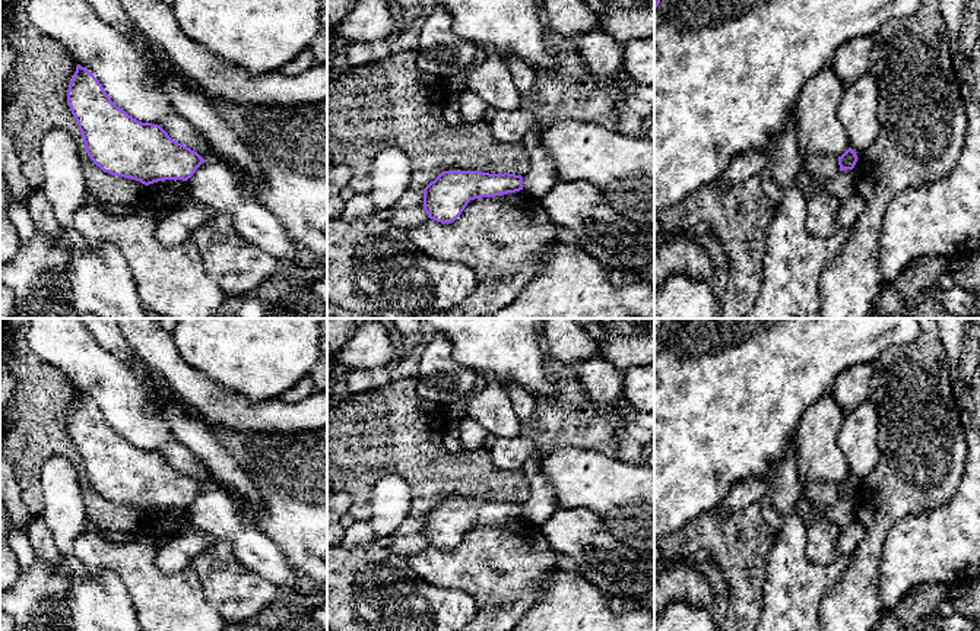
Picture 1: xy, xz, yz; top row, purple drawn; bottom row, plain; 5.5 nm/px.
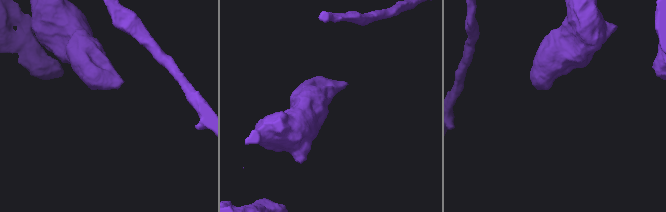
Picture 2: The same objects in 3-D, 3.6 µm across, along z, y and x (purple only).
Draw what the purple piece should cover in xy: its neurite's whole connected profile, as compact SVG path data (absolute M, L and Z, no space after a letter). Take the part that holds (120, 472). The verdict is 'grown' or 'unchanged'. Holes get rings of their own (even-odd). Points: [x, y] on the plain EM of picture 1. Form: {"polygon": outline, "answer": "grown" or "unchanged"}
{"polygon": "M77 391L67 431L85 469L85 479L104 500L145 513L187 508L204 486L172 467L158 451L142 450L117 434L99 408Z", "answer": "unchanged"}

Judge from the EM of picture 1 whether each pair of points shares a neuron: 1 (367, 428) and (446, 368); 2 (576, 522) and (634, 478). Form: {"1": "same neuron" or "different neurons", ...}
{"1": "different neurons", "2": "different neurons"}

